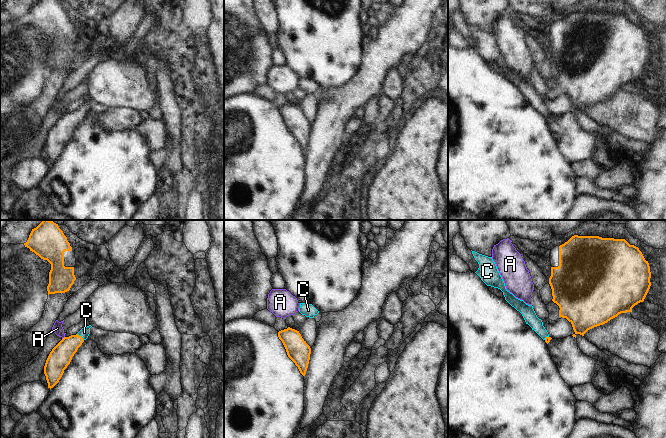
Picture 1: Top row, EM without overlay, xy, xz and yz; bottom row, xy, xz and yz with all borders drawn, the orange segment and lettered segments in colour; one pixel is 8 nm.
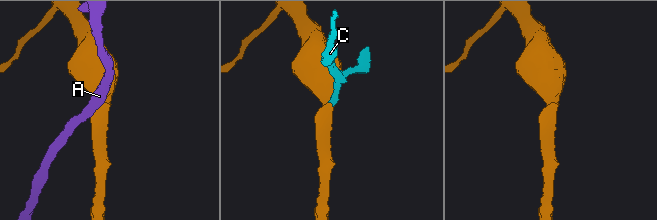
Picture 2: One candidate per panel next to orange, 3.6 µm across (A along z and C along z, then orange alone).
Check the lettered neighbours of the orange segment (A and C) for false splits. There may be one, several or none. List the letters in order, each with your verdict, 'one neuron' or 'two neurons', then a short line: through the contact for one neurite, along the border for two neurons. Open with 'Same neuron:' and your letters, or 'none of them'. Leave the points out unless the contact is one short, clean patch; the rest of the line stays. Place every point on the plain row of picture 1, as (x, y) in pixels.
Same neuron: C
A: two neurons | xy (64, 112), (62, 115)
C: one neuron | xy (61, 131), (80, 112), (84, 108)

